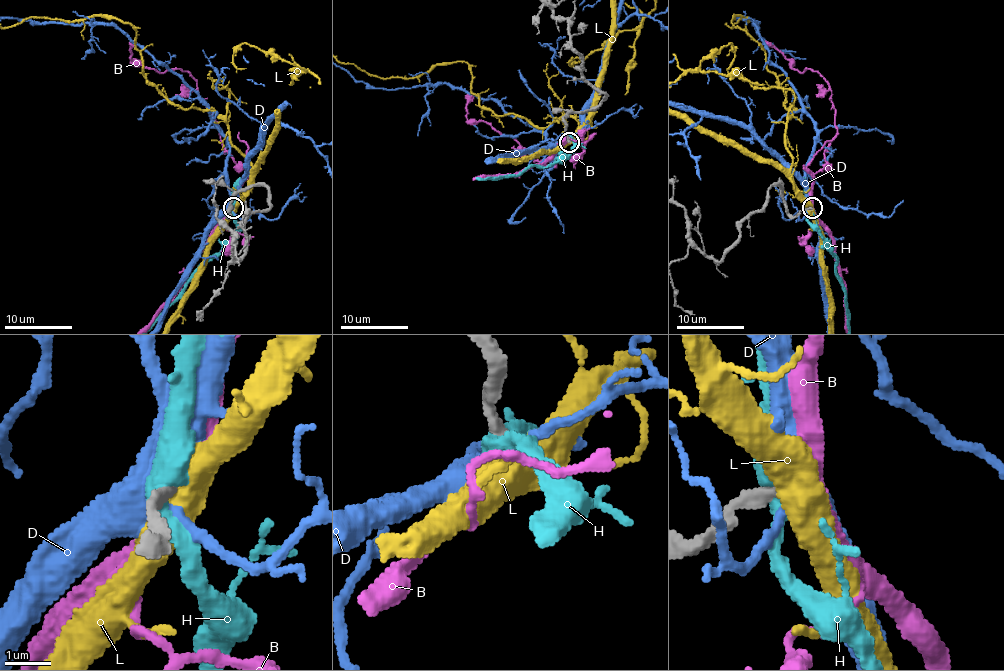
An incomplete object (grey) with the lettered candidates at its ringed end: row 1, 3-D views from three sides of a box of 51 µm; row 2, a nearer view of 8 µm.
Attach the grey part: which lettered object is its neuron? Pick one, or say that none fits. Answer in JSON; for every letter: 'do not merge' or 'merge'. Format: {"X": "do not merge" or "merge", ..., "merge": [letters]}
{"B": "do not merge", "D": "do not merge", "H": "do not merge", "L": "do not merge", "merge": []}

